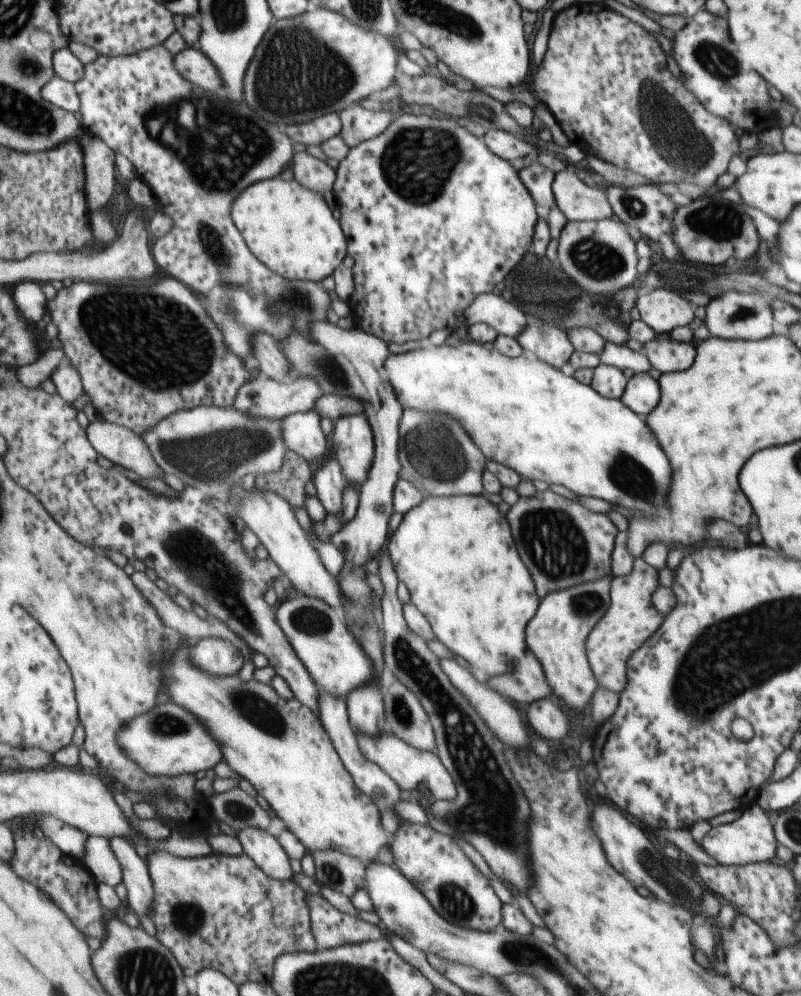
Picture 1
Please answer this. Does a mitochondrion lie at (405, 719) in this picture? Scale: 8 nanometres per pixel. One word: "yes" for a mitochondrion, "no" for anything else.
yes

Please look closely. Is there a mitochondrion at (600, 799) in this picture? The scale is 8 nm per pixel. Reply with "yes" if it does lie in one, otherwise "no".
no

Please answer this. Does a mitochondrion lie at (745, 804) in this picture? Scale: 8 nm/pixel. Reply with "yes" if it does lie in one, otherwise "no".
no

